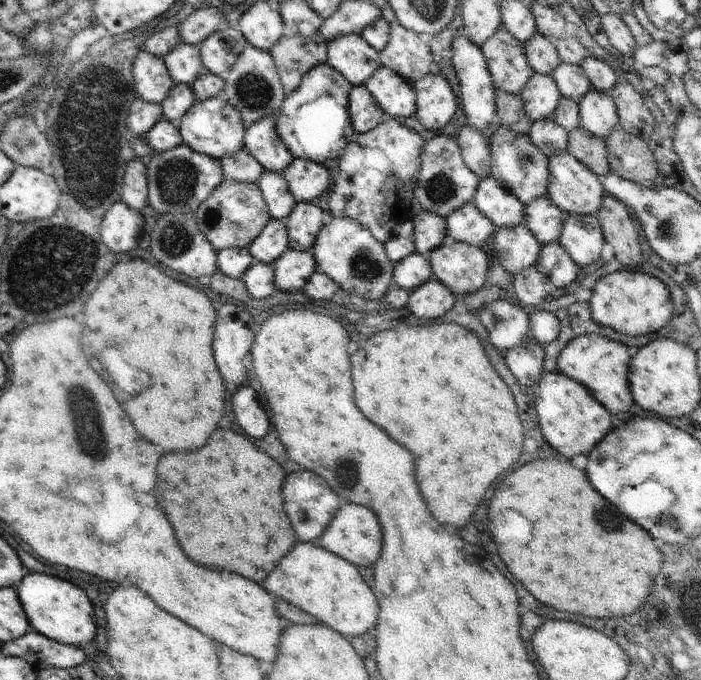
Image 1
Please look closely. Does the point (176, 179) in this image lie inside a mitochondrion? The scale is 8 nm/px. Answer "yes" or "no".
yes

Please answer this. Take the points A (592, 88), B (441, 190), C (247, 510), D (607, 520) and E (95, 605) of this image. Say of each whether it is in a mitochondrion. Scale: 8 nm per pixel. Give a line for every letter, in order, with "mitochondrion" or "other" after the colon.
A: other
B: mitochondrion
C: other
D: mitochondrion
E: other

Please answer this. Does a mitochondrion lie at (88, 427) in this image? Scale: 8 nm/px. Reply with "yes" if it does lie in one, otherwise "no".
yes

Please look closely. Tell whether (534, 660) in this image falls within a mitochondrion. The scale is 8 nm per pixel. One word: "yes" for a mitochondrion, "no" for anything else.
no

